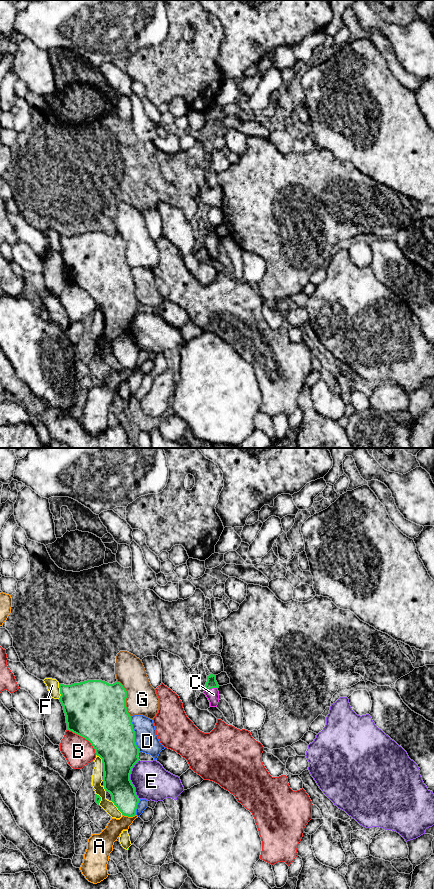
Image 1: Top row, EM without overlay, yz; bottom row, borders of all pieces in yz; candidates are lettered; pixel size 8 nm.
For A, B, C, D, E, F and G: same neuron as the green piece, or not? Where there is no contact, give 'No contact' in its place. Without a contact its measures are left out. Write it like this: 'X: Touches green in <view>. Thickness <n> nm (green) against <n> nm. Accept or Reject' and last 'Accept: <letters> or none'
A: Touches green in yz. Thickness 200 nm (green) against 140 nm. Reject
B: Touches green in yz. Thickness 480 nm (green) against 240 nm. Reject
C: Touches green in yz. Thickness 80 nm (green) against 100 nm. Reject
D: Touches green in yz. Thickness 400 nm (green) against 180 nm. Reject
E: Touches green in yz. Thickness 300 nm (green) against 280 nm. Reject
F: Touches green in yz. Thickness 380 nm (green) against 100 nm. Reject
G: Touches green in yz. Thickness 460 nm (green) against 240 nm. Reject
Accept: none

